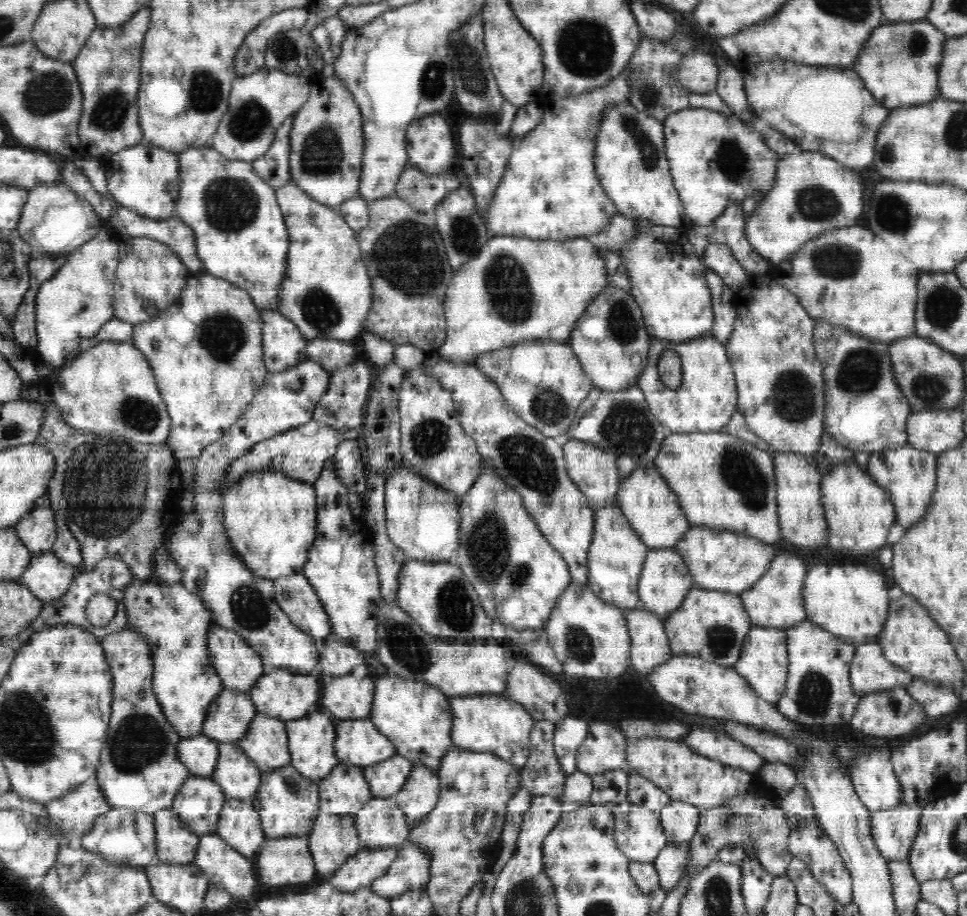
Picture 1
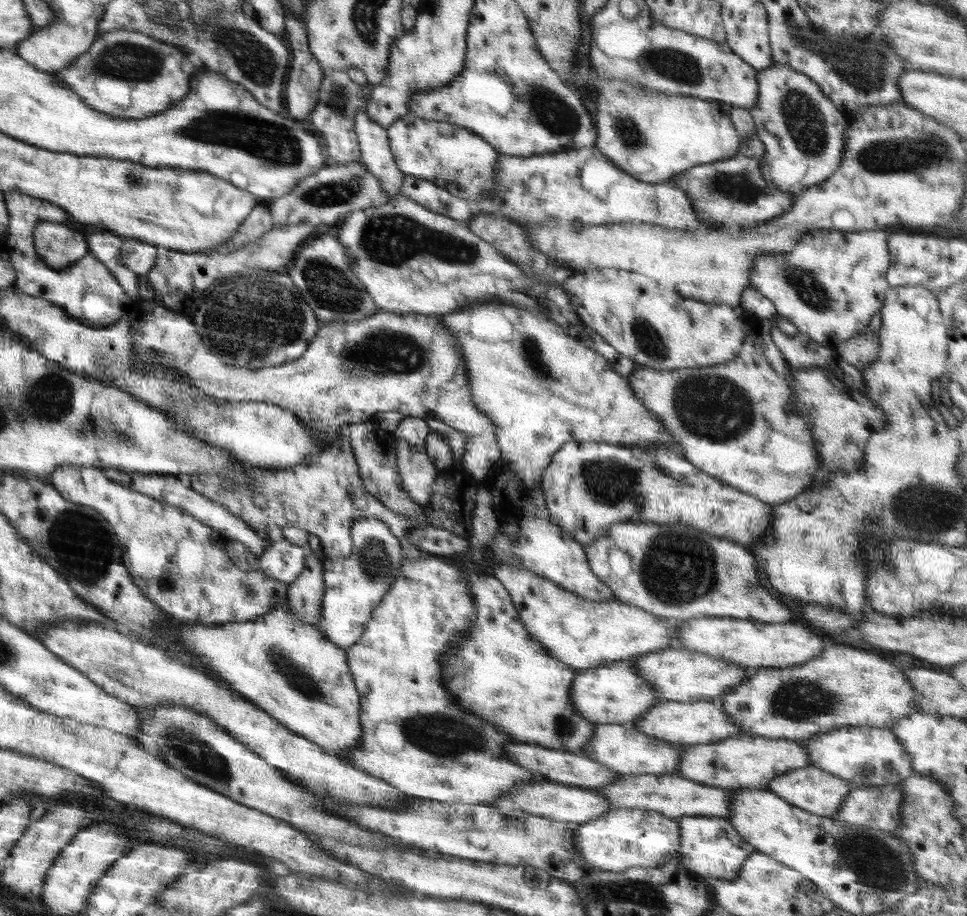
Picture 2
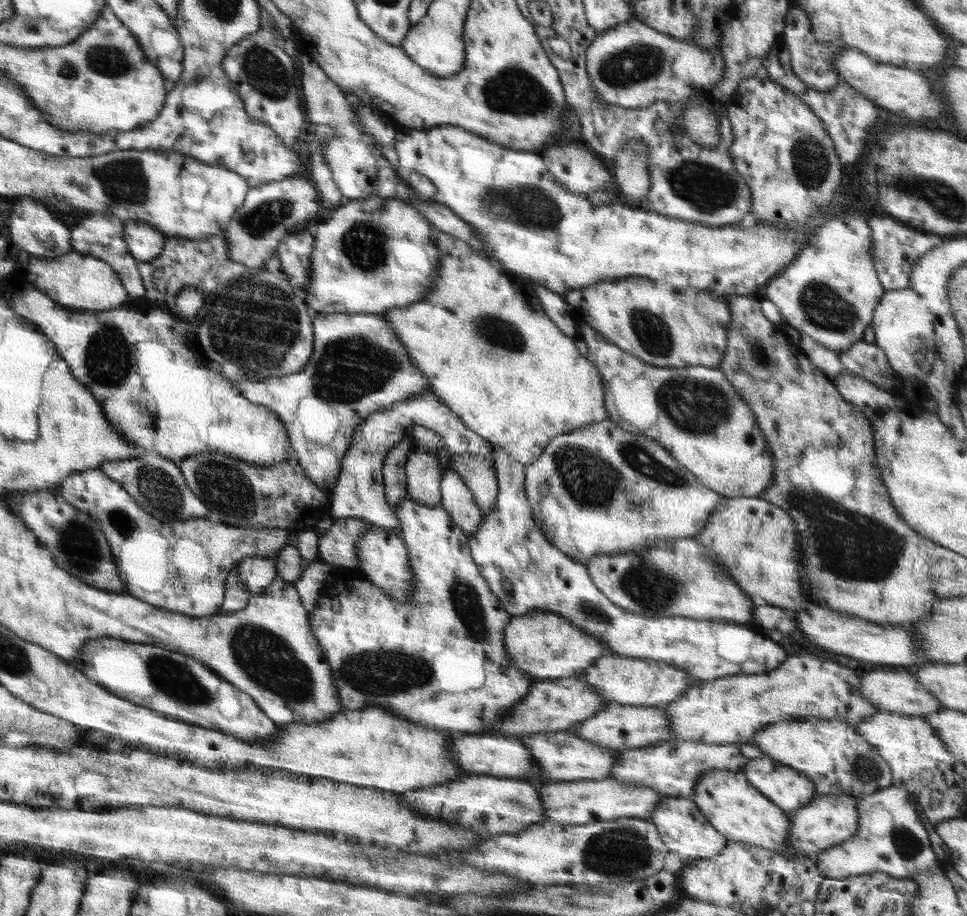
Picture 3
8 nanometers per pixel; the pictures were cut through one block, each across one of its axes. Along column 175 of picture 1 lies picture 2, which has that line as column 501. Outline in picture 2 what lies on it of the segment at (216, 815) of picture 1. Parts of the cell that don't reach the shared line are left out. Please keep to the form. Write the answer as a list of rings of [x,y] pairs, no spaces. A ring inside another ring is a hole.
[[[548,780],[537,781],[534,785],[522,785],[520,789],[503,795],[502,799],[490,806],[496,808],[504,816],[540,816],[554,822],[578,826],[600,819],[613,810],[611,800],[599,792],[584,787],[564,786]]]

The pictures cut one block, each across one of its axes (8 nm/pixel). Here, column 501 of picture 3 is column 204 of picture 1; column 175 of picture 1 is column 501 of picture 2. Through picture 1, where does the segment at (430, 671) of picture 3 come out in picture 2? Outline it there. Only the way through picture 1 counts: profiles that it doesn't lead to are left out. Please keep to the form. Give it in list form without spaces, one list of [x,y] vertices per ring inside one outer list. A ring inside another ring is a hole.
[[[456,554],[445,558],[454,565],[458,565],[458,569],[462,569],[469,577],[470,595],[476,603],[476,620],[474,620],[474,626],[470,628],[470,636],[466,640],[462,640],[462,644],[456,646],[452,652],[444,654],[444,660],[442,660],[444,687],[450,693],[454,693],[454,697],[458,699],[458,703],[464,709],[468,709],[476,717],[496,725],[508,735],[512,735],[518,742],[573,753],[584,752],[586,744],[590,742],[590,738],[596,730],[596,723],[582,717],[572,707],[570,688],[578,673],[576,669],[560,662],[556,657],[552,657],[550,652],[546,651],[546,647],[532,637],[532,633],[524,627],[509,592],[495,576],[473,572],[474,568],[469,569],[464,566]]]

